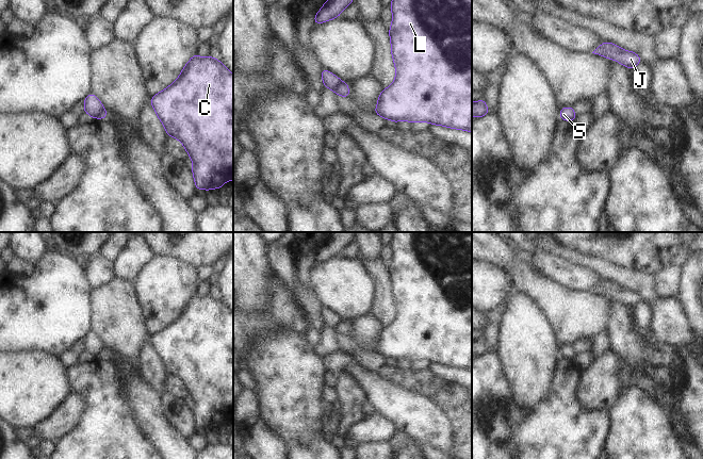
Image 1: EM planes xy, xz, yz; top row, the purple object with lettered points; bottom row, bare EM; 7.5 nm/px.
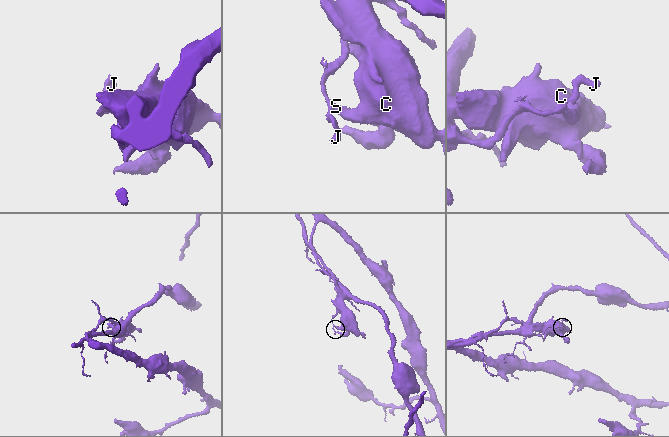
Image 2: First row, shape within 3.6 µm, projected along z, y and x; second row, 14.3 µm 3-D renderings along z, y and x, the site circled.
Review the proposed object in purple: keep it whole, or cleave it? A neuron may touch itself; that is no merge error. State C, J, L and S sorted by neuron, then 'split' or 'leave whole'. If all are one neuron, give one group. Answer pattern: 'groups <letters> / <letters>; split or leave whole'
groups C L S / J; split

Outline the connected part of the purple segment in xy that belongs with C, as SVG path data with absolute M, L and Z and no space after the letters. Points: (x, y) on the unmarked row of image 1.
M196 291L185 302L178 317L152 334L150 342L167 375L180 379L193 399L192 411L197 429L220 427L225 421L233 419L233 313L219 298L211 294L199 296Z

